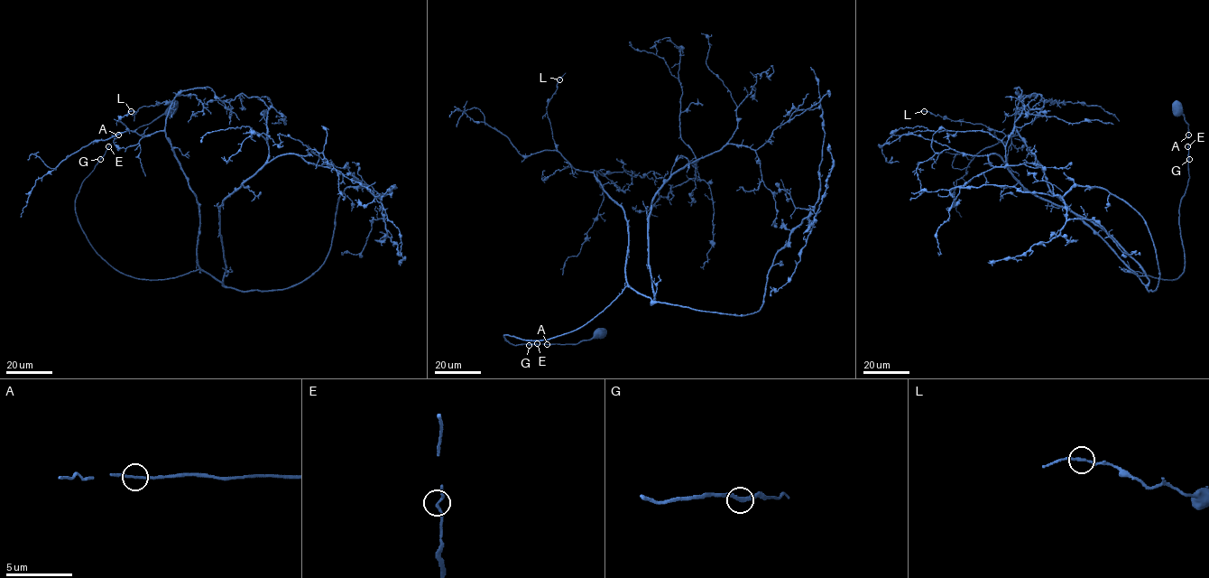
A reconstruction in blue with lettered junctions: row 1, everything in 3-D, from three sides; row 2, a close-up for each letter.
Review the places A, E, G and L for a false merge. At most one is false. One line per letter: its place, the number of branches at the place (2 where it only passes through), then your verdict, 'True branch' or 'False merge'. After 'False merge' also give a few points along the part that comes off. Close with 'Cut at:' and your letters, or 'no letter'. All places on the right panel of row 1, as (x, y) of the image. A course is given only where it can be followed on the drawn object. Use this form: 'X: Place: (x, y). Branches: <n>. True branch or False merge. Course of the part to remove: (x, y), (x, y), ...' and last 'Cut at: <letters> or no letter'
A: Place: (1188, 135). Branches: 2. True branch
E: Place: (1187, 146). Branches: 2. True branch
G: Place: (1189, 159). Branches: 2. True branch
L: Place: (924, 111). Branches: 2. True branch
Cut at: no letter

